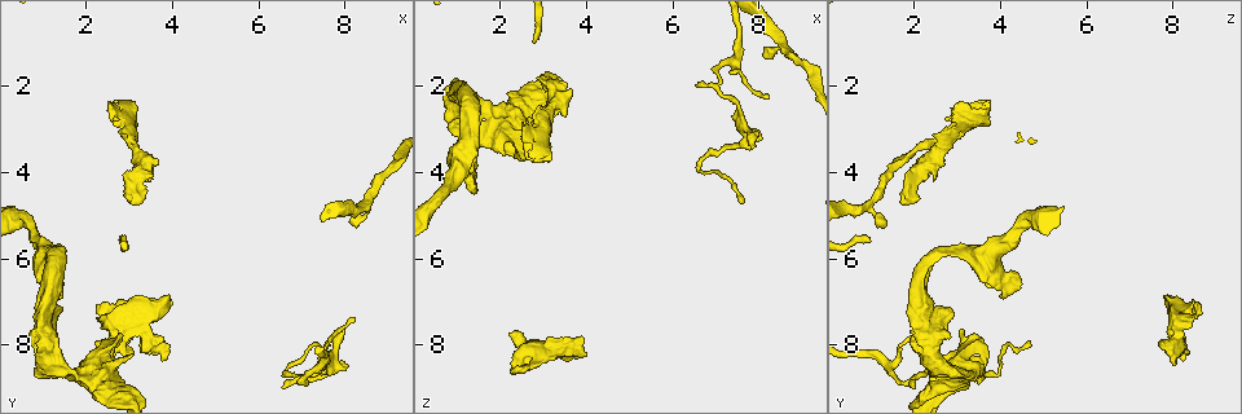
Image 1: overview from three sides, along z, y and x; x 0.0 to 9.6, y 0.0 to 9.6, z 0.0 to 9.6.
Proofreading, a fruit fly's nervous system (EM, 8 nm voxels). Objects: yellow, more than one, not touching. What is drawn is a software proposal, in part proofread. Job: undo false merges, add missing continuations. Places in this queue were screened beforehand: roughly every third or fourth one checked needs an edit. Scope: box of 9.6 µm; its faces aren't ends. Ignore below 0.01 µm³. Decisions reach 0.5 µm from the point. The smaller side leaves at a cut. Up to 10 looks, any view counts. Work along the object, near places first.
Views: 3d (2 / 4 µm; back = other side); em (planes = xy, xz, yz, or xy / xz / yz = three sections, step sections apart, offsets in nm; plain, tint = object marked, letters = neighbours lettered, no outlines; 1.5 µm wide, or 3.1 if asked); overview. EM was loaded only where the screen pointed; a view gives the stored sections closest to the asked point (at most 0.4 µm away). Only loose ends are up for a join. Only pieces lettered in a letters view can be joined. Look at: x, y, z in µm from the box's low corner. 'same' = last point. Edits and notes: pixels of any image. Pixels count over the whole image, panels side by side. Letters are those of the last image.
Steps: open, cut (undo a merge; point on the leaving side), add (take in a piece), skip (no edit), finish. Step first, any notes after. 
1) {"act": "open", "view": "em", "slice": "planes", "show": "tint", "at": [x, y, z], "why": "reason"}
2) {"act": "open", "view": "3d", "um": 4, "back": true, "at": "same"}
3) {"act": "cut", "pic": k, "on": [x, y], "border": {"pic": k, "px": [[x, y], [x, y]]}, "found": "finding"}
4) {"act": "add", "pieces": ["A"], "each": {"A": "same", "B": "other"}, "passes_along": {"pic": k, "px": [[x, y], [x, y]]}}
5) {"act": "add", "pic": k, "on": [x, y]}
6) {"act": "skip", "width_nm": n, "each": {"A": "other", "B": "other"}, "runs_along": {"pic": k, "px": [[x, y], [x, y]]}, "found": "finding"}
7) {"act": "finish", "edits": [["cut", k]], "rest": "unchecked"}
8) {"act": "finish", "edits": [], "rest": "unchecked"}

{"act": "open", "view": "3d", "um": 2, "at": [7.35, 8.50, 1.40], "why": "abrupt turn"}

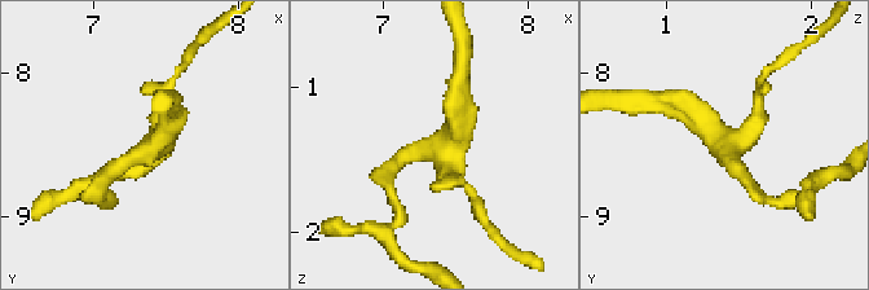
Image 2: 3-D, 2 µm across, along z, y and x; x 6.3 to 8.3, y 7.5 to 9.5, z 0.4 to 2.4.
{"act": "open", "view": "em", "slice": "planes", "show": "letters", "at": [7.40, 8.52, 1.48]}

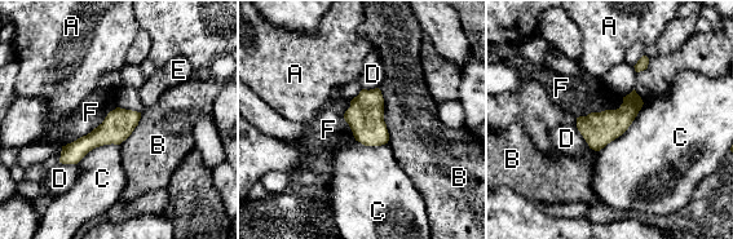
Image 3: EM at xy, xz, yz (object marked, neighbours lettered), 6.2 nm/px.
{"act": "skip", "width_nm": 190, "each": {"A": "other", "B": "other", "C": "other", "D": "other", "E": "other", "F": "other"}, "runs_along": {"pic": 3, "px": [[137, 115], [84, 144], [63, 159]]}, "found": "one cell here"}

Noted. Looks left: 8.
{"act": "open", "view": "3d", "um": 4, "at": [2.85, 7.45, 8.15], "why": "looks like a crossing"}

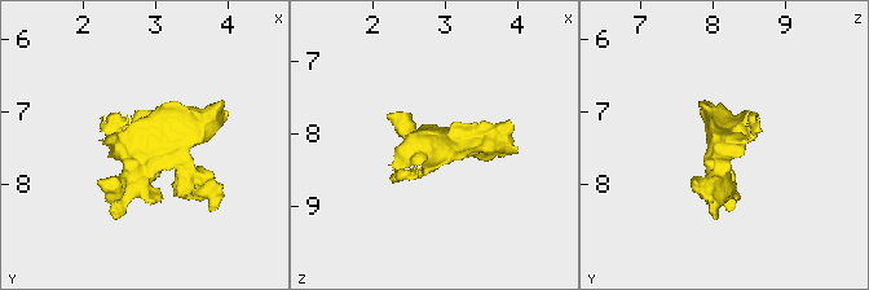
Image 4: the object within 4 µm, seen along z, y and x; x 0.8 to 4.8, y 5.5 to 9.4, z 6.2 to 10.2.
{"act": "open", "view": "em", "slice": "yz", "step": 8, "show": "tint", "at": [2.85, 7.45, 8.05]}

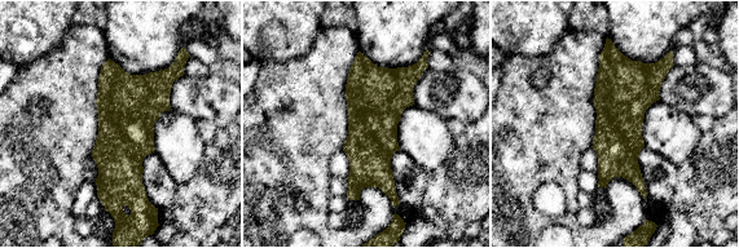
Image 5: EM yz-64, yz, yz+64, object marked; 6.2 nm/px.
{"act": "open", "view": "em", "slice": "planes", "show": "letters", "at": "same", "why": "another direction"}

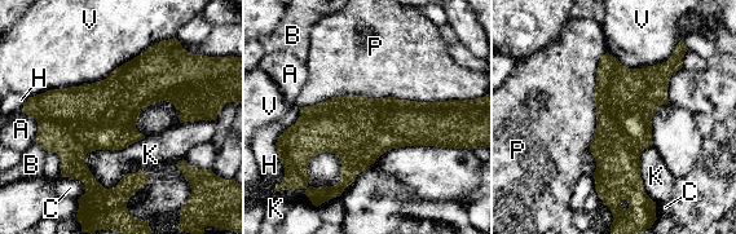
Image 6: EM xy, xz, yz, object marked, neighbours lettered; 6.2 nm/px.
{"act": "skip", "width_nm": 380, "each": {"A": "other", "B": "other", "C": "other", "H": "other", "K": "other", "P": "other", "V": "other"}, "border": {"pic": 6, "px": [[446, 100], [334, 96], [302, 107]]}, "found": "one cell here"}

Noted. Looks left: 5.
{"act": "open", "view": "em", "slice": "xz", "step": 4, "show": "letters", "at": [0.80, 5.30, 4.50], "why": "thick turns thin"}

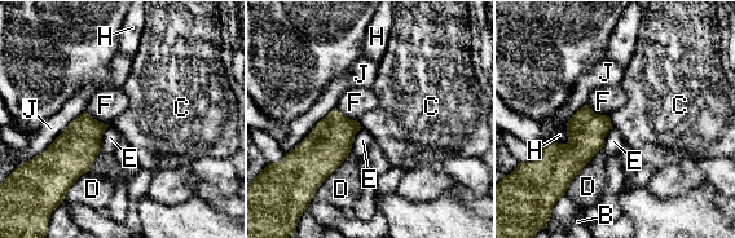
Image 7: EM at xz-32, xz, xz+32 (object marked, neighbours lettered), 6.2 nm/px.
{"act": "skip", "each": {"B": "other", "C": "other", "D": "other", "E": "other", "F": "other", "H": "other", "J": "other"}, "border": {"pic": 7, "px": [[109, 126], [102, 135], [100, 150]]}, "found": "continuous, no second cell"}

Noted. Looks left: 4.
{"act": "open", "view": "em", "slice": "planes", "show": "letters", "at": [1.40, 7.00, 4.05], "why": "an open end"}

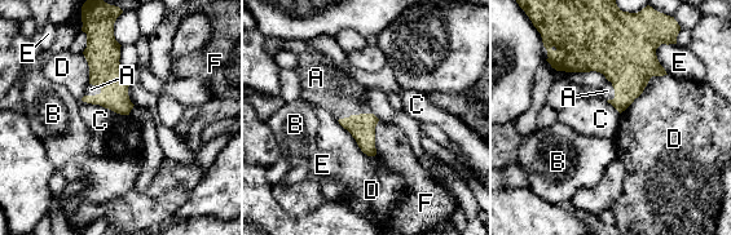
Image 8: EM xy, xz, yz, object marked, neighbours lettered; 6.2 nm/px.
{"act": "add", "pieces": ["A"], "each": {"A": "same", "B": "other", "C": "other", "D": "other", "E": "other", "F": "other"}, "found": "it goes on there"}

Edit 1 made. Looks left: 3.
{"act": "finish", "edits": [["add", 8]], "rest": "unchecked"}

